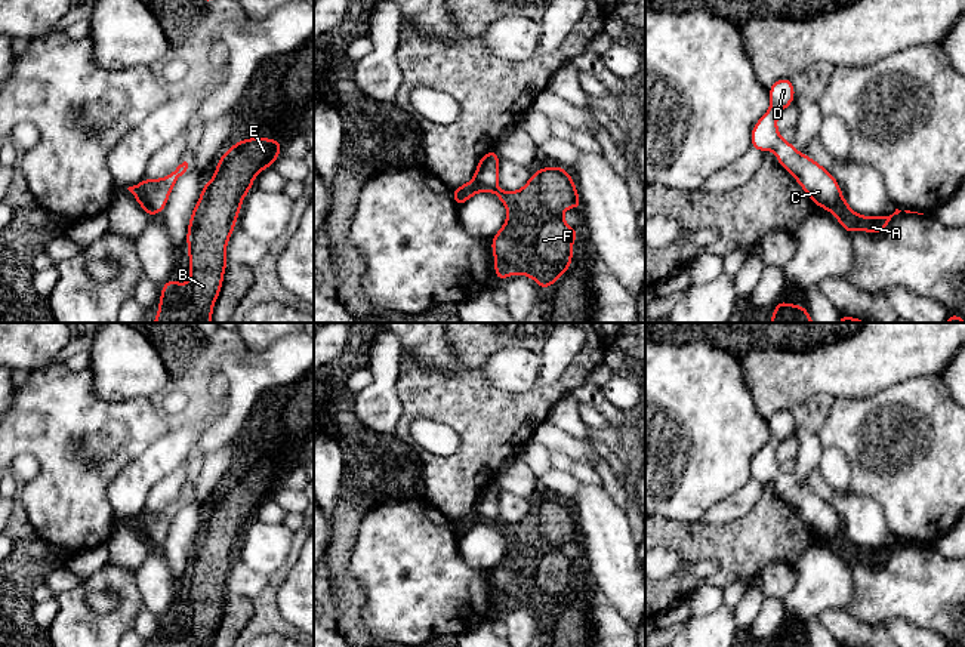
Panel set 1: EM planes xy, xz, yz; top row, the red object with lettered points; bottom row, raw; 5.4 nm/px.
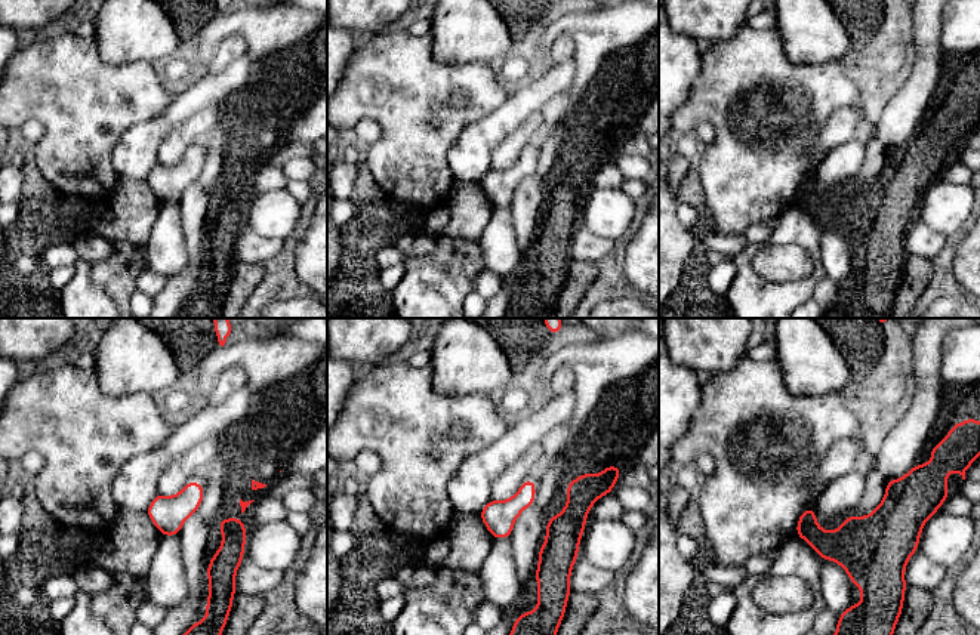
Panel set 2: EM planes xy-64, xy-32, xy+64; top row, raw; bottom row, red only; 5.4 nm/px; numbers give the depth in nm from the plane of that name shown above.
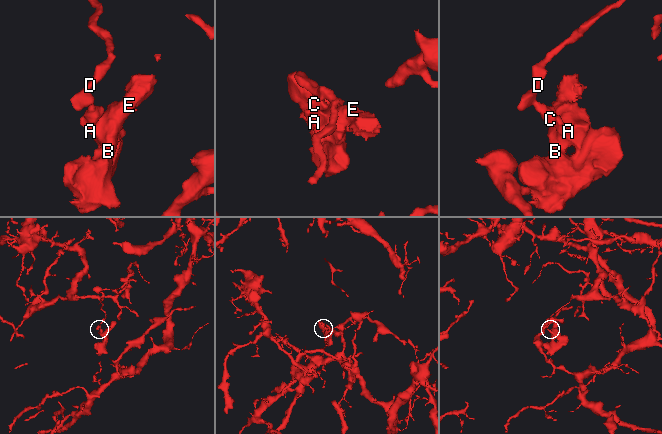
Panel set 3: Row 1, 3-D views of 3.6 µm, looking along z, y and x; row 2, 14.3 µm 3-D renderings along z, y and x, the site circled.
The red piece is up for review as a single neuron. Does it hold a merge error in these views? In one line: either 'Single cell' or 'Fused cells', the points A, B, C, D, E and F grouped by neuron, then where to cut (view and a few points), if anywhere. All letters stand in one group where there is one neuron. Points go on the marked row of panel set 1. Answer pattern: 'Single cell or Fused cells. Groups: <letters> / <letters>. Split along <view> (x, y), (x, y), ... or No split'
Fused cells. Groups: A B E F / C D. Split along xy (139, 184), (142, 199), (156, 212)

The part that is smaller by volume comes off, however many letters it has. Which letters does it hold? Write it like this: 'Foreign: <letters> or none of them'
Foreign: A, B, E, F

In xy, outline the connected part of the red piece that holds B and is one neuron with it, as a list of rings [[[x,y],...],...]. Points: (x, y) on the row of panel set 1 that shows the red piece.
[[[247,138],[231,145],[216,172],[203,184],[186,231],[191,277],[188,284],[167,280],[161,286],[152,323],[212,323],[215,302],[228,265],[228,240],[241,203],[263,169],[274,166],[284,141]]]

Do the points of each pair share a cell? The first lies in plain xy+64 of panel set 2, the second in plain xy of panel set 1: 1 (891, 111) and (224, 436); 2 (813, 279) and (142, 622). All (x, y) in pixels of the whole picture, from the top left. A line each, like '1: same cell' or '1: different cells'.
1: different cells
2: different cells

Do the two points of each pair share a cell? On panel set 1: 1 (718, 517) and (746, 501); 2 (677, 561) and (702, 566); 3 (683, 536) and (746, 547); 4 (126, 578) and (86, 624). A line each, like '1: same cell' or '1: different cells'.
1: same cell
2: same cell
3: same cell
4: same cell

